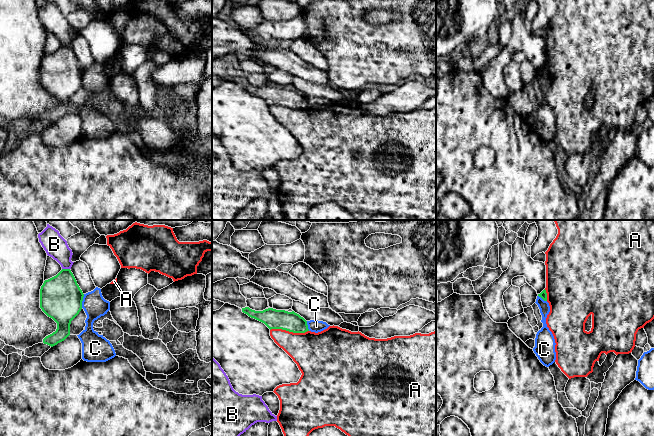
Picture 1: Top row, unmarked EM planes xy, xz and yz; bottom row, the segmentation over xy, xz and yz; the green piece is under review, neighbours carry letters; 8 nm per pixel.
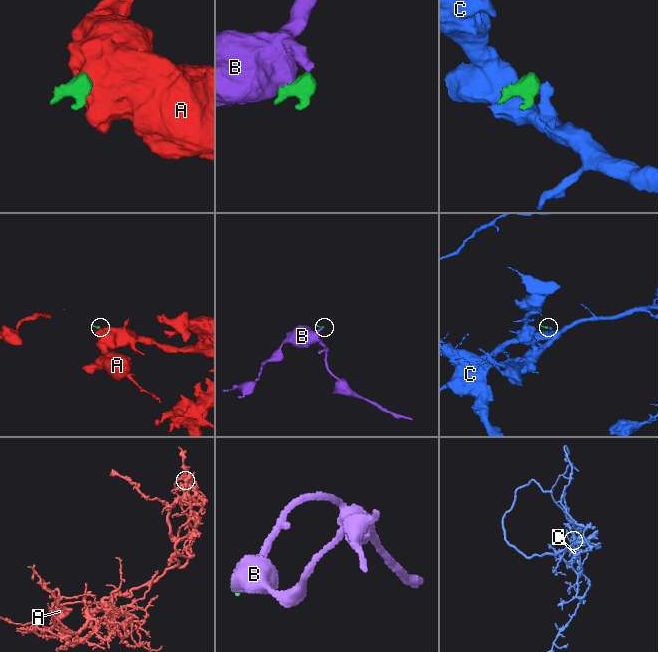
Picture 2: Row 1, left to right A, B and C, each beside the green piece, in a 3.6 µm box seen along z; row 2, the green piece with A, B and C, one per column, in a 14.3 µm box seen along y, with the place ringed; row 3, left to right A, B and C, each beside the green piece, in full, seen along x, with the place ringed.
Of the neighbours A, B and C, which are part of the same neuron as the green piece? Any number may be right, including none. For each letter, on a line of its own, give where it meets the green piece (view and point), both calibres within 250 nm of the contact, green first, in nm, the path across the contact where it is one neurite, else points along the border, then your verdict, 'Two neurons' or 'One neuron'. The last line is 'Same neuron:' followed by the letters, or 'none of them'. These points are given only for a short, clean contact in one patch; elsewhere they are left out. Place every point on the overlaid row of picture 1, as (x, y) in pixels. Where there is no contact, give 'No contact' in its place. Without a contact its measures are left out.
A: Touches green at xz (289, 331). Thickness 160 nm (green) against 320 nm. Boundary: xz (270, 329), (285, 329), (293, 332), (308, 331). Two neurons
B: Touches green at xy (66, 269). Thickness 340 nm (green) against 180 nm. Boundary: xy (62, 268), (69, 269). Two neurons
C: Touches green at xy (82, 300). Thickness 340 nm (green) against 190 nm. Boundary: xy (84, 294), (81, 307). Two neurons
Same neuron: none of them

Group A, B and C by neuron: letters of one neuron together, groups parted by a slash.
A / B / C

